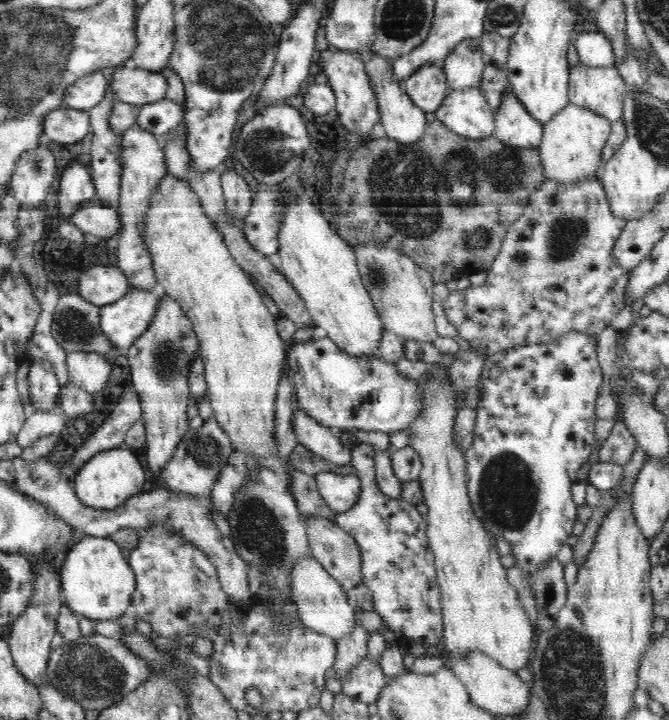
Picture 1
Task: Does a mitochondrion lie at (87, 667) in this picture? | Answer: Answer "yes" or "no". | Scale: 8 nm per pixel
yes

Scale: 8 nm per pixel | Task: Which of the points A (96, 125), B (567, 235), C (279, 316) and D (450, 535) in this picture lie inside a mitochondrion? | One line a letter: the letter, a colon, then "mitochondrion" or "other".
A: other
B: mitochondrion
C: other
D: other

